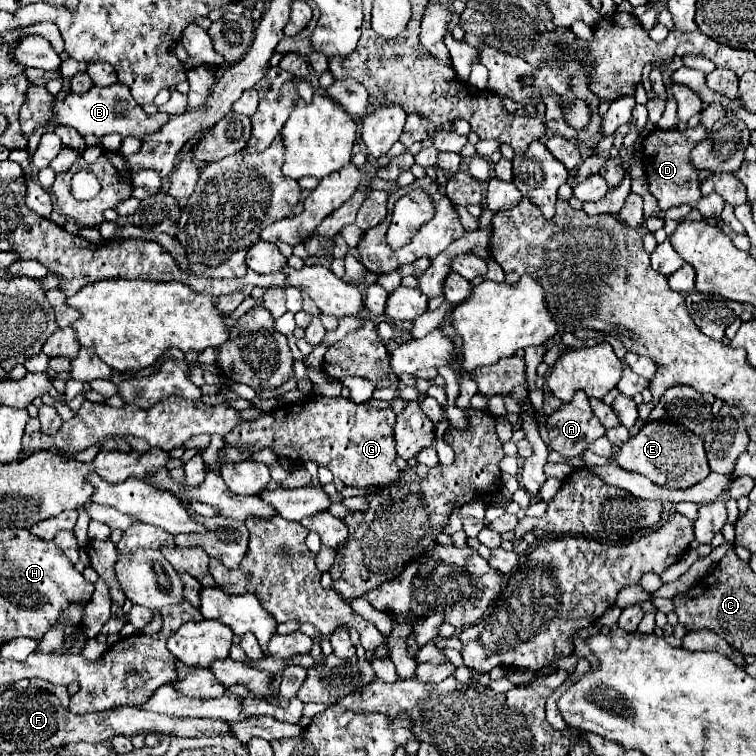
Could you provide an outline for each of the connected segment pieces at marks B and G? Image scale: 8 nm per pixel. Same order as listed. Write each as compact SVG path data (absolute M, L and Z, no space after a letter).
M115 82L113 86L93 86L89 92L85 94L73 94L67 92L65 98L55 98L53 100L53 114L49 118L51 124L59 124L59 126L71 126L75 128L81 136L93 134L97 138L117 132L121 136L135 136L135 138L143 138L147 134L157 132L165 122L169 120L169 114L145 114L141 110L141 106L133 100L129 88L125 84Z
M309 396L291 406L279 406L255 420L243 420L225 436L227 462L247 460L251 452L269 448L277 456L285 456L295 464L313 460L327 466L335 478L347 486L367 488L397 482L401 470L395 464L397 452L393 442L395 412L391 408L373 408L369 404L353 404L347 398Z

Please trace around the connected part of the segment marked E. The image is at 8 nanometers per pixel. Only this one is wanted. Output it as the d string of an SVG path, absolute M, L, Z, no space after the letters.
M661 420L647 422L635 436L631 436L625 444L621 444L617 464L625 470L647 476L657 486L669 486L669 488L689 488L701 482L711 472L703 450L703 440L689 430L679 430L675 424Z

